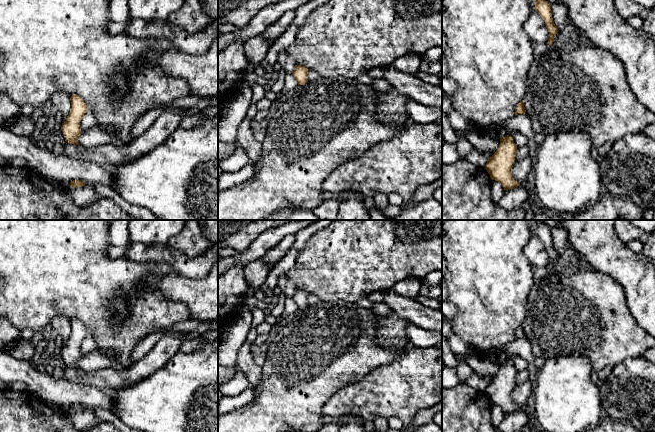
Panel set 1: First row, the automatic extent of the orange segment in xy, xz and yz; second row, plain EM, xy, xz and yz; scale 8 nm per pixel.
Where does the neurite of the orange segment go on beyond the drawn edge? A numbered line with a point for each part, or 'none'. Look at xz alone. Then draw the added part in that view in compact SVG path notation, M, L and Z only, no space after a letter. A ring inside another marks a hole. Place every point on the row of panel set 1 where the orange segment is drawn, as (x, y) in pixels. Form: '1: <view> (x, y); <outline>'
none

